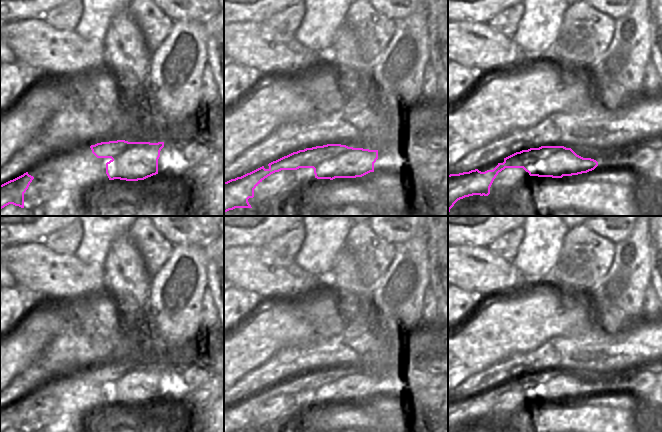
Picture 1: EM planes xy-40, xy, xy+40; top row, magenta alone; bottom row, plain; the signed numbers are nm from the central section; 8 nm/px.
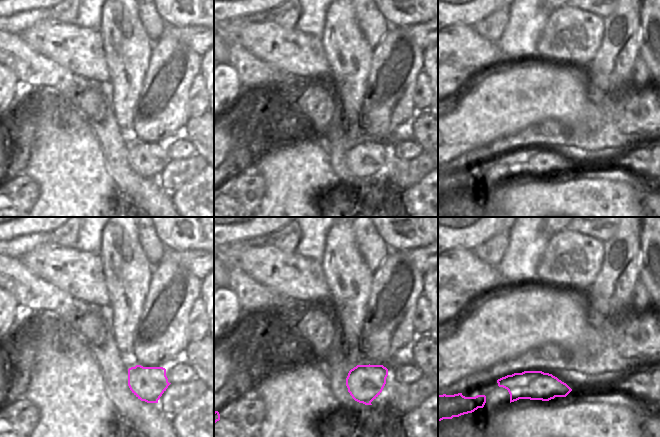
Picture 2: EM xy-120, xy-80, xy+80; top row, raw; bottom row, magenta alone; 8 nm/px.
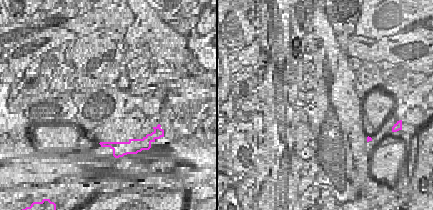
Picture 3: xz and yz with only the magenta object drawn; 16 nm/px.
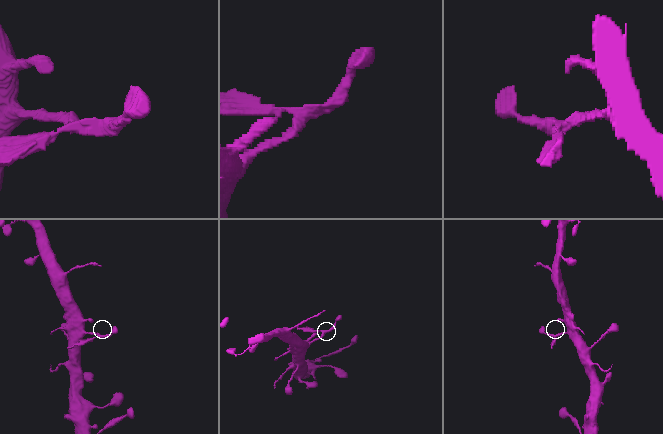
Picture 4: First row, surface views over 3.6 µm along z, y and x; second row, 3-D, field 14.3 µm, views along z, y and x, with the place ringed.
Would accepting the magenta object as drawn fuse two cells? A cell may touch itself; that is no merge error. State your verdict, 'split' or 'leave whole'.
leave whole

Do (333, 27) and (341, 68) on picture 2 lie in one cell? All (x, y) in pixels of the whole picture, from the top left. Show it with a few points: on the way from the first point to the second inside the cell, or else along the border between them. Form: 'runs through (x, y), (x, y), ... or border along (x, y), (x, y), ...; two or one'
runs through (341, 37), (341, 58); one

